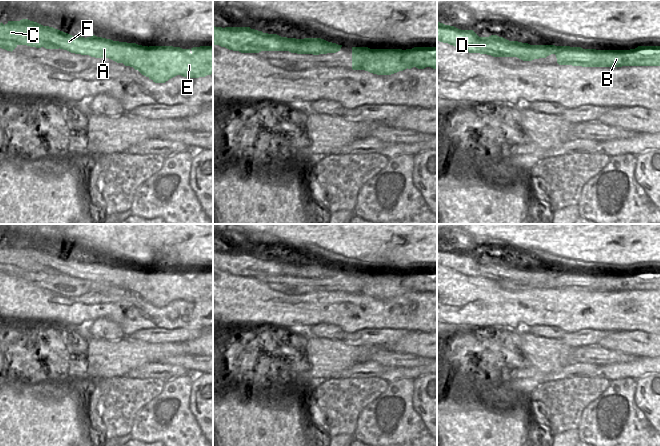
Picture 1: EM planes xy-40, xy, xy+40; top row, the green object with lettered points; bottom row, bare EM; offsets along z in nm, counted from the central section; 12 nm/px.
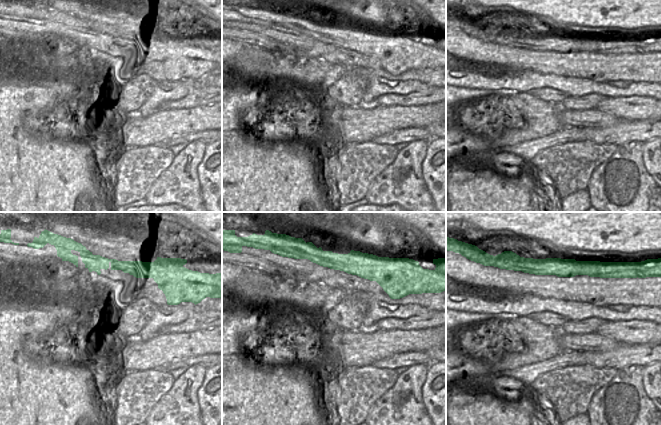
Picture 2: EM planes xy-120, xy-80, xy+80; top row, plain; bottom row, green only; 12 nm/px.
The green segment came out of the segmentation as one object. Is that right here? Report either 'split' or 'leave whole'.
split

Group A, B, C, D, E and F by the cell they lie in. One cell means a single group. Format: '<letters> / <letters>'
A E F / B C D

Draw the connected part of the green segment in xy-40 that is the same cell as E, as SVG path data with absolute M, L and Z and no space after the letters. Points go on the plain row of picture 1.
M28 243L8 245L5 249L0 247L0 251L5 250L13 250L14 257L21 260L21 265L32 256L45 255L46 265L59 270L60 273L95 282L109 282L125 290L132 290L155 307L165 307L177 299L199 302L213 298L213 286L196 286L190 281L190 273L173 270L148 271L95 259L78 262Z

